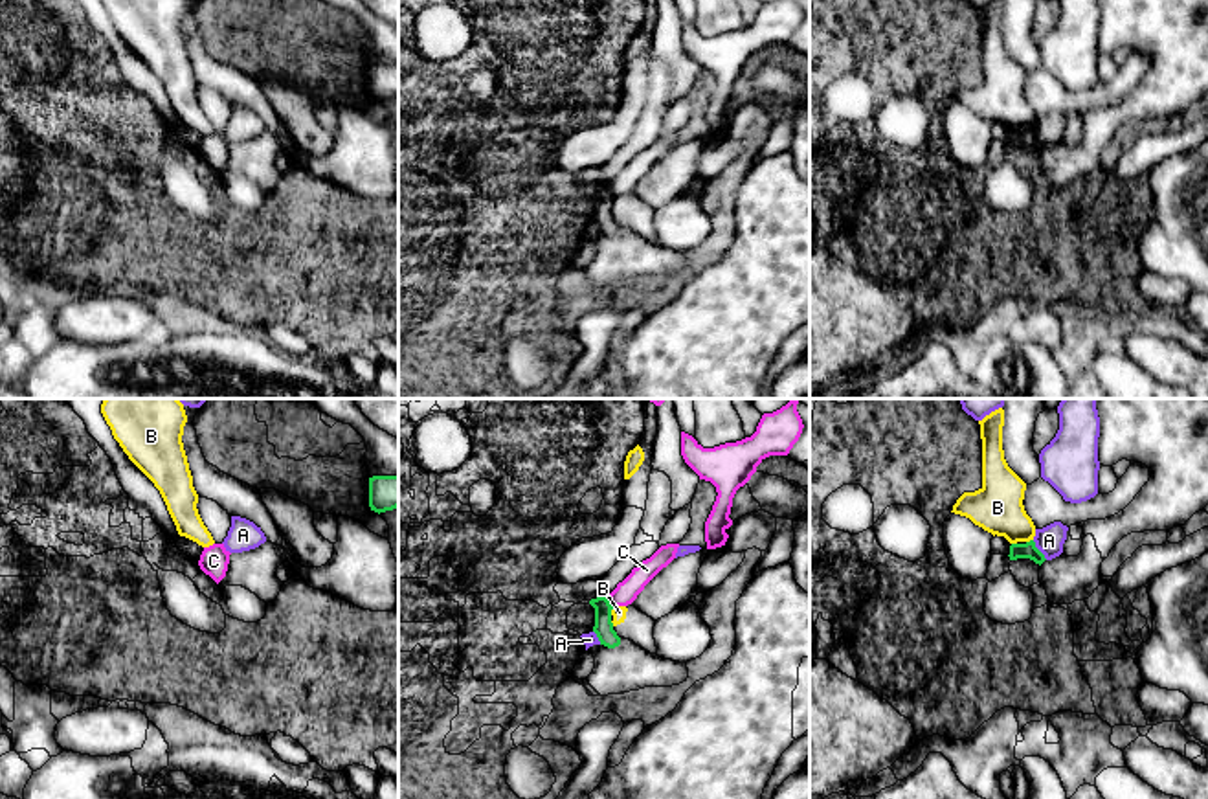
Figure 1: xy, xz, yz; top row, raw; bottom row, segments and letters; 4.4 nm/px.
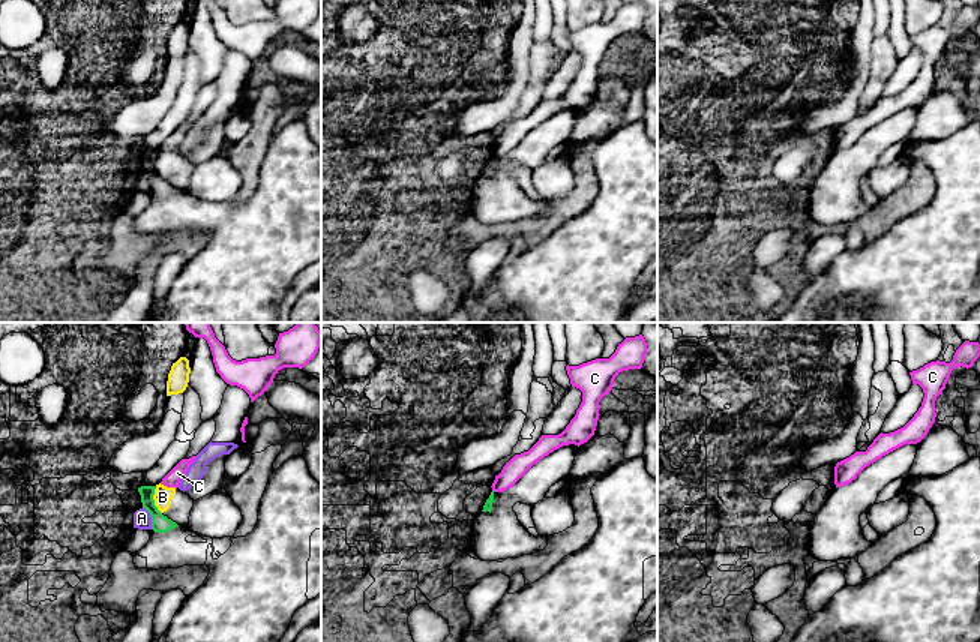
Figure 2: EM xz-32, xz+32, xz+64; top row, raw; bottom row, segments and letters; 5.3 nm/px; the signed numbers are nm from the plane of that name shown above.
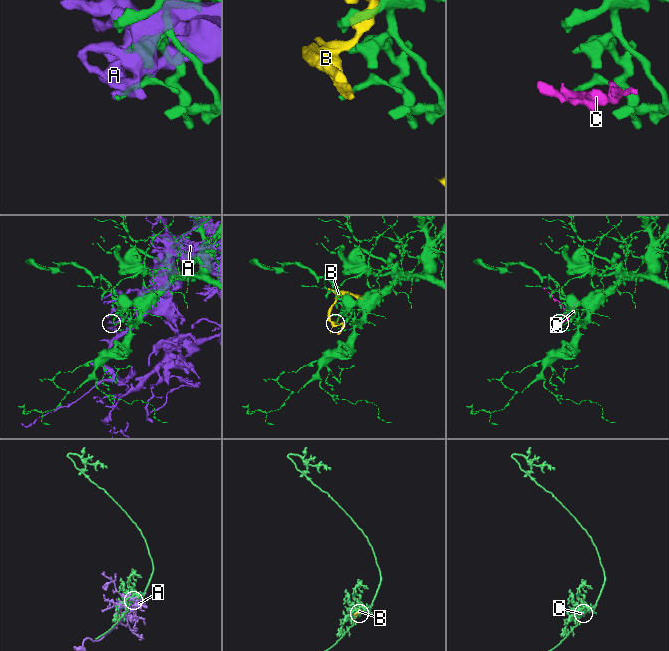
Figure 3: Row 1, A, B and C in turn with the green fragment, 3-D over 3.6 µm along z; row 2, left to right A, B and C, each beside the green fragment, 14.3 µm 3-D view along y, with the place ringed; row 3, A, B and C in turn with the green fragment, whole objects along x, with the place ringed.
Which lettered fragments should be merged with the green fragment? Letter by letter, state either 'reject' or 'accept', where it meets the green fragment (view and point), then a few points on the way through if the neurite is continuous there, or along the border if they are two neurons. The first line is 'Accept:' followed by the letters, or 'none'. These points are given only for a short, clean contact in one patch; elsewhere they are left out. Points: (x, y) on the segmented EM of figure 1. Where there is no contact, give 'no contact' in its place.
Accept: none
A: reject; contact yz (1038, 550)
B: reject; contact xz (612, 608)
C: reject; contact xz (608, 603); border xz (606, 597), (612, 607)

